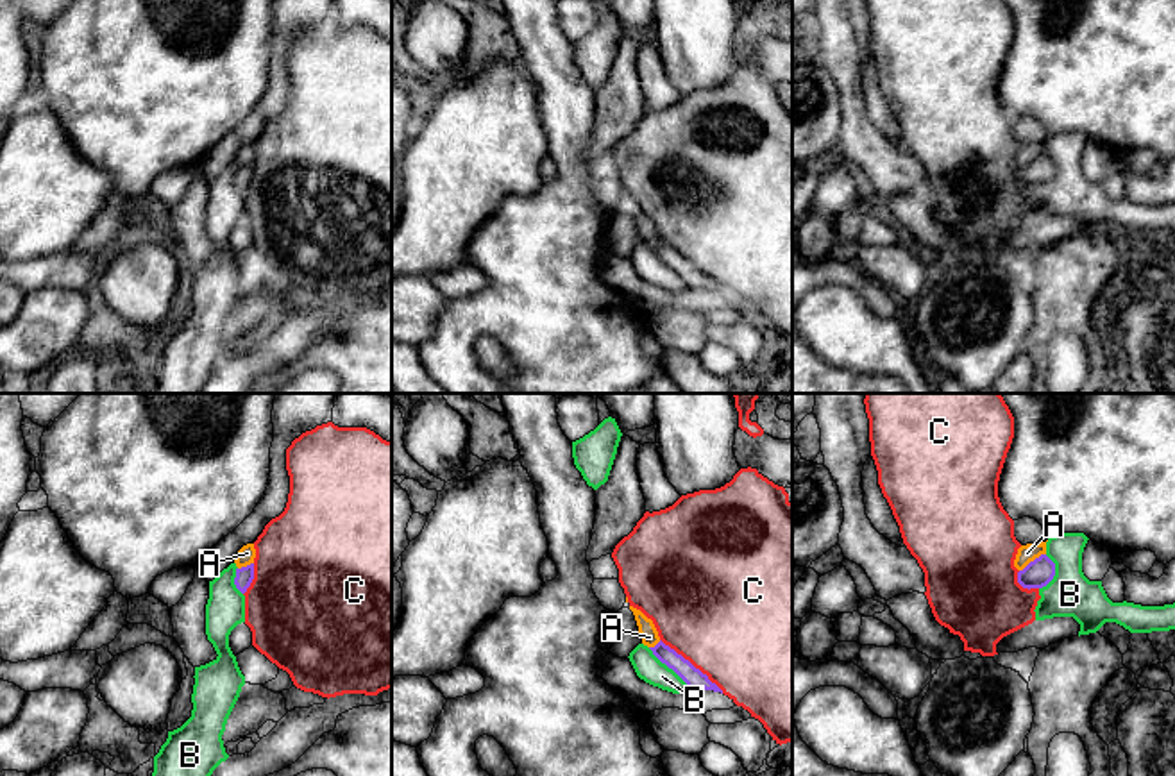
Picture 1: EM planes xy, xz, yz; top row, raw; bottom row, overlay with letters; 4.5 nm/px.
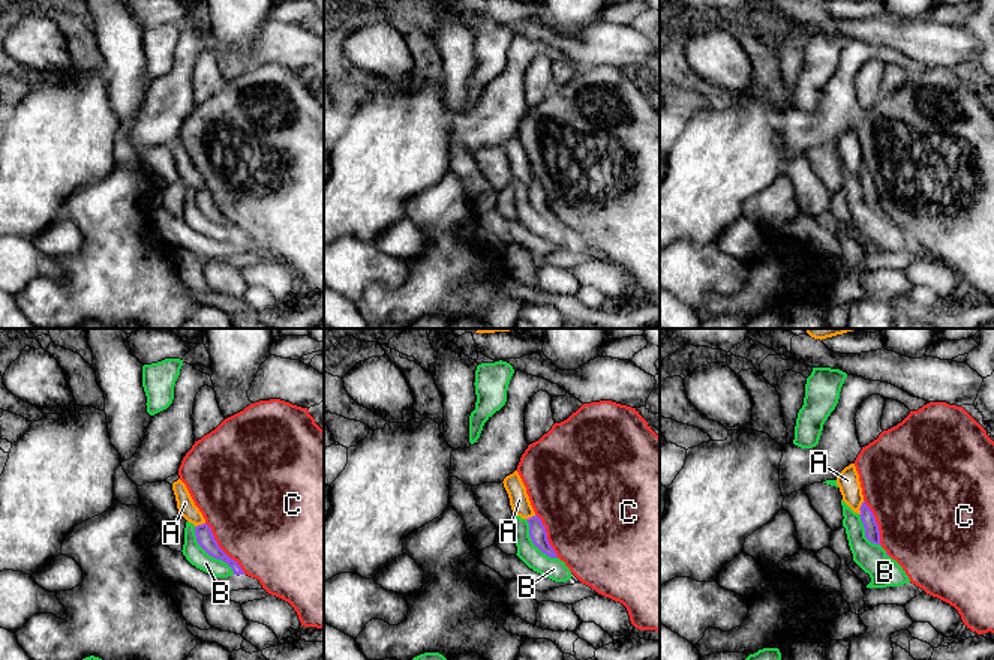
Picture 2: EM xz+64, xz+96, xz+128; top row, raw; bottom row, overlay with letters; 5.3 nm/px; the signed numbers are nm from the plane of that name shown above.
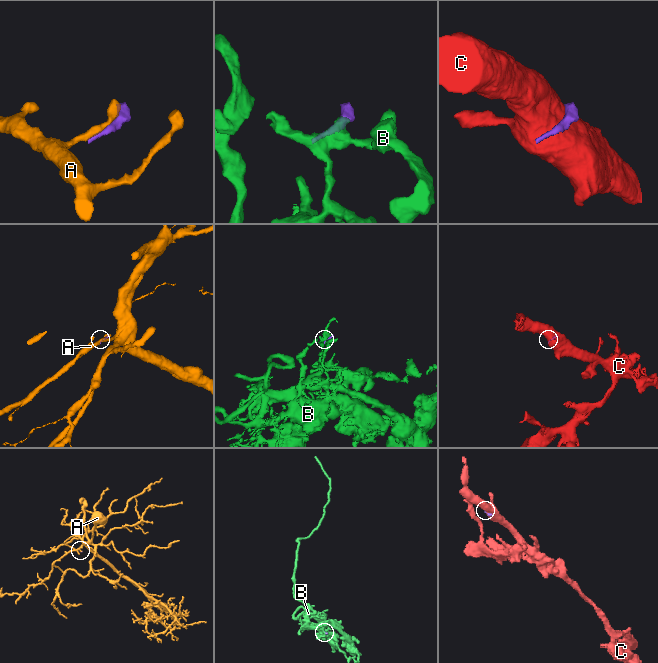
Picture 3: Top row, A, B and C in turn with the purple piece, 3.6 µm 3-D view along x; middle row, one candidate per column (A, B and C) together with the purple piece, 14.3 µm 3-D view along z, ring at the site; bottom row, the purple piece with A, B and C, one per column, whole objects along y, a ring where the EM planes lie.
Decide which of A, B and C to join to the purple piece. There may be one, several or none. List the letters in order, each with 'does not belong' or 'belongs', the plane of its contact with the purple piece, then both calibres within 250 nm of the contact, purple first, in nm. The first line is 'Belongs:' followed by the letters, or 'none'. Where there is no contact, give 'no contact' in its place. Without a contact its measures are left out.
Belongs: B
A: does not belong; meets purple in yz; 120 nm thick on the purple side, 80 nm on the other
B: belongs; meets purple in xz; 90 nm thick on the purple side, 120 nm on the other
C: does not belong; meets purple in xz; 90 nm thick on the purple side, 500 nm on the other

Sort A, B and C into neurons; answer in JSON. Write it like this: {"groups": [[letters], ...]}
{"groups": [["A"], ["B"], ["C"]]}

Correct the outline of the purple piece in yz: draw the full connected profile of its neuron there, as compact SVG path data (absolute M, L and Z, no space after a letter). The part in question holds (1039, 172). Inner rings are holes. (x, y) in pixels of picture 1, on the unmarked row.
M1084 132L1050 136L1046 152L1018 172L1023 188L1039 190L1036 220L1073 216L1080 224L1078 236L1096 232L1105 222L1116 222L1130 232L1175 229L1175 202L1164 206L1112 202L1102 181L1089 181L1084 175L1082 152L1087 139Z

